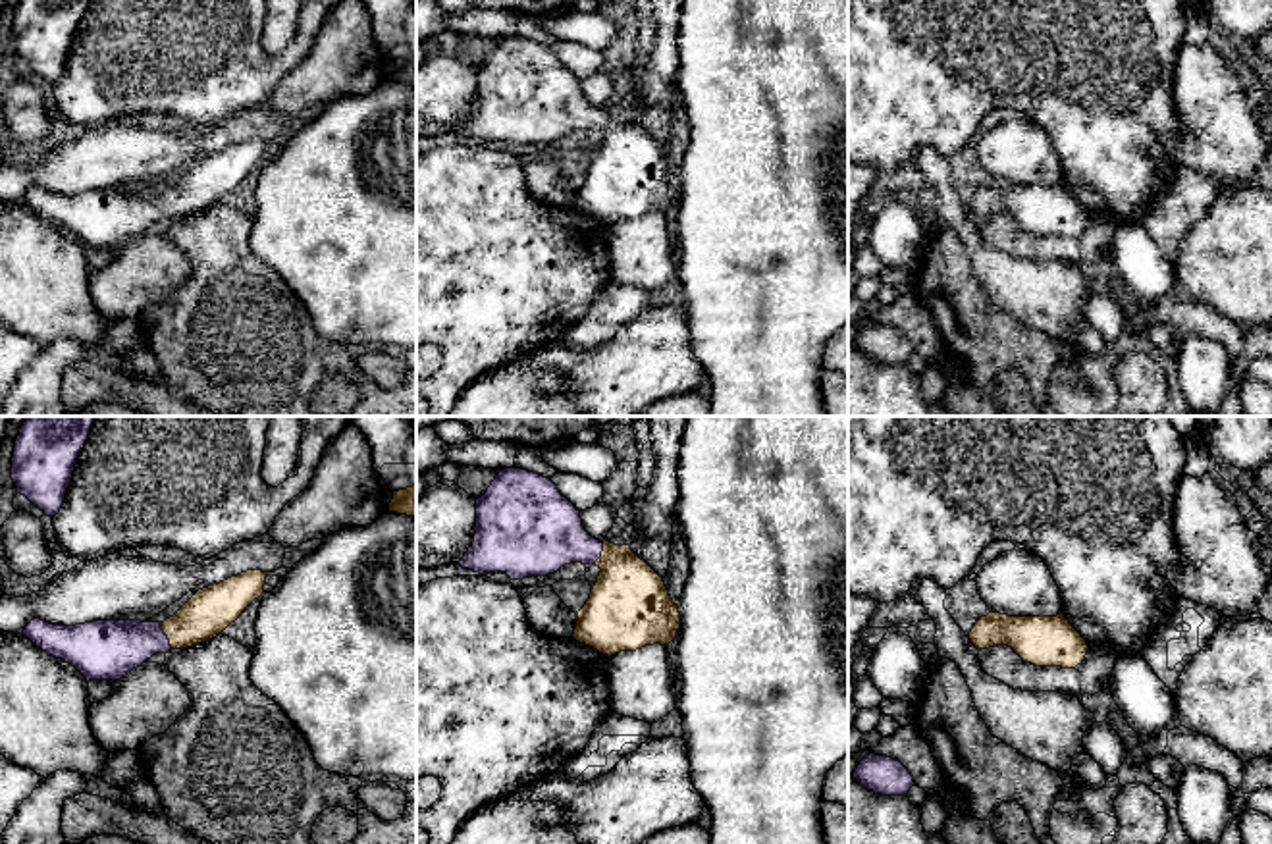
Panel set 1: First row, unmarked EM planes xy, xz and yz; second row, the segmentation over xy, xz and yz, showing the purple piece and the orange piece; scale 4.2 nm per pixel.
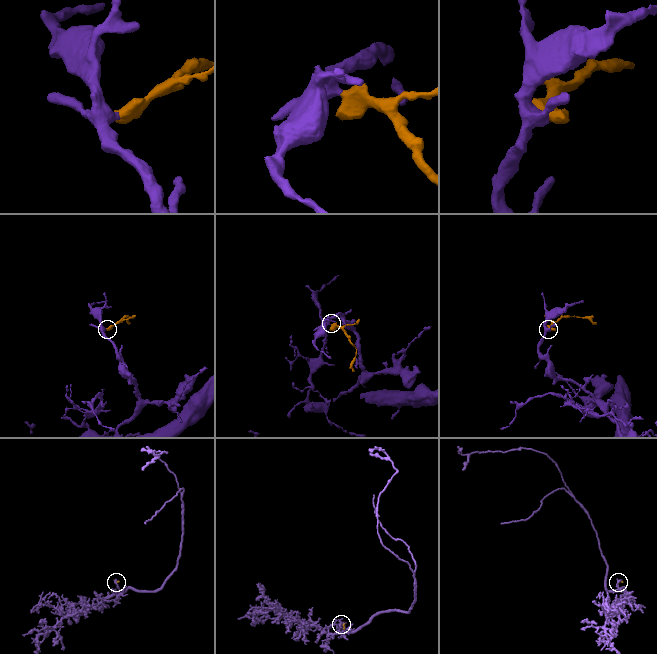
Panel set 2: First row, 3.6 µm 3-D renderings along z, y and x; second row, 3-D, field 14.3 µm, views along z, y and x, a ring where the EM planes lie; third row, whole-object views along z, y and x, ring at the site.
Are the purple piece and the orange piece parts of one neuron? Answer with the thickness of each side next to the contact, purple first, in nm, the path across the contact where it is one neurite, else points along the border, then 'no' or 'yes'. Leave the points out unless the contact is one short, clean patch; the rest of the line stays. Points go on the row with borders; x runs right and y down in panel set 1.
calibres 240 and 190 nm; way xy (108, 650), (145, 638), (166, 636), (193, 625), (211, 609); yes

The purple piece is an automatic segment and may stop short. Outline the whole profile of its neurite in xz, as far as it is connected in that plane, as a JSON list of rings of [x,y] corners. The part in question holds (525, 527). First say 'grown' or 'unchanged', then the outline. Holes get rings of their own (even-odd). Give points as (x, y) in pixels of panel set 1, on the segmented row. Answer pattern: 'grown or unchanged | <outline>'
grown | [[[503,468],[476,499],[474,541],[459,561],[511,580],[549,576],[570,563],[601,568],[572,638],[611,657],[676,638],[680,613],[663,578],[630,545],[592,538],[580,511],[540,474]]]

